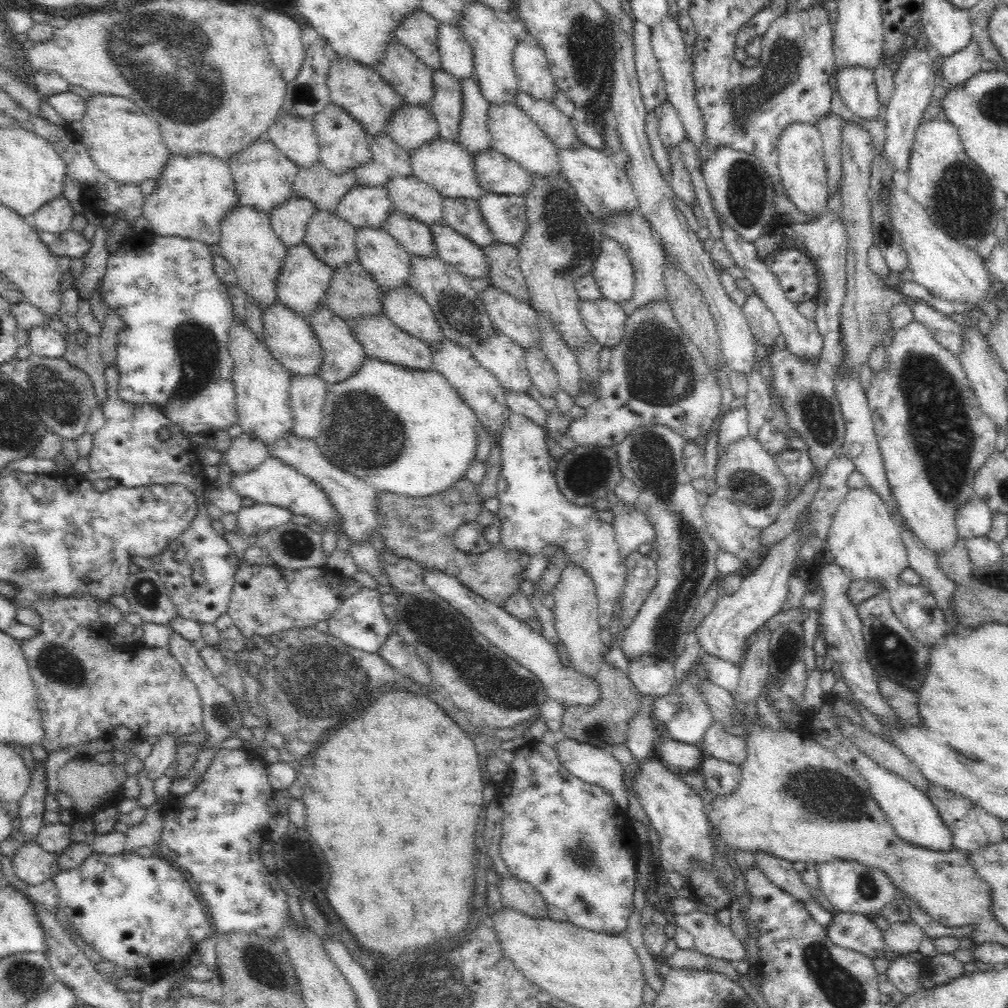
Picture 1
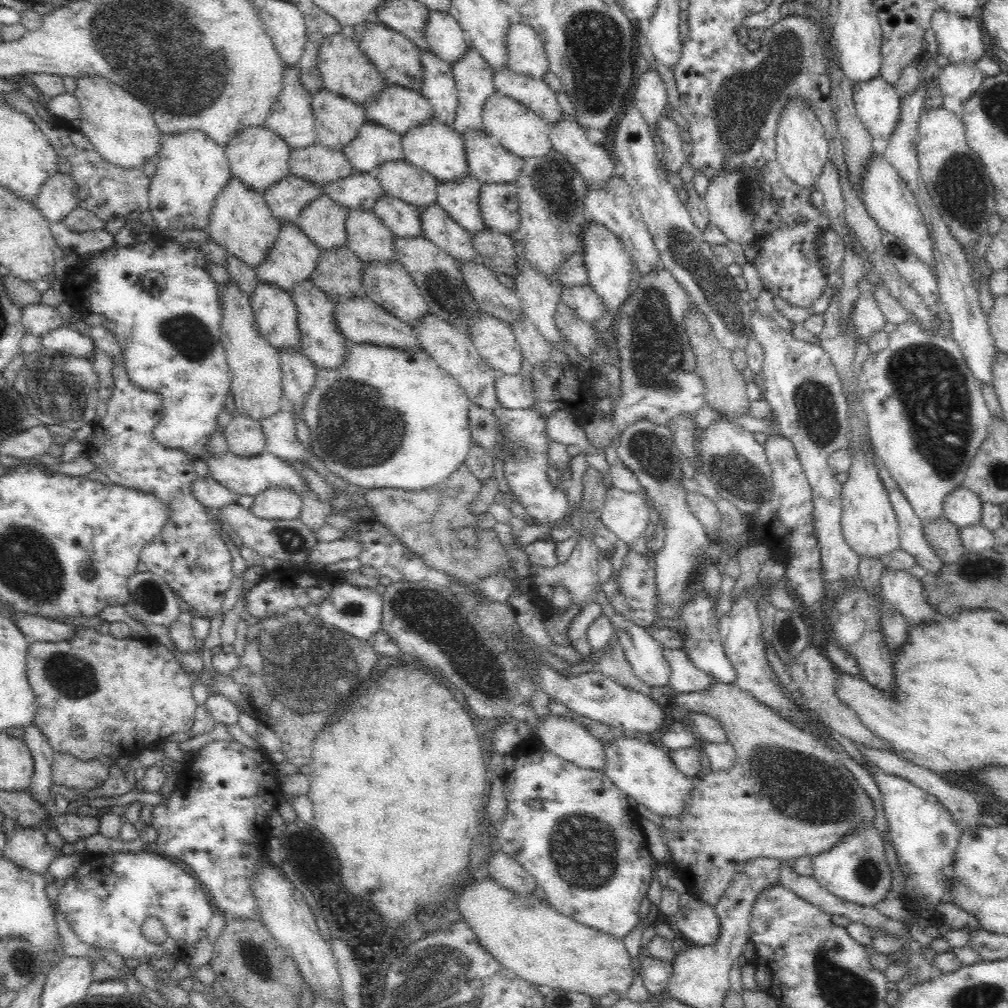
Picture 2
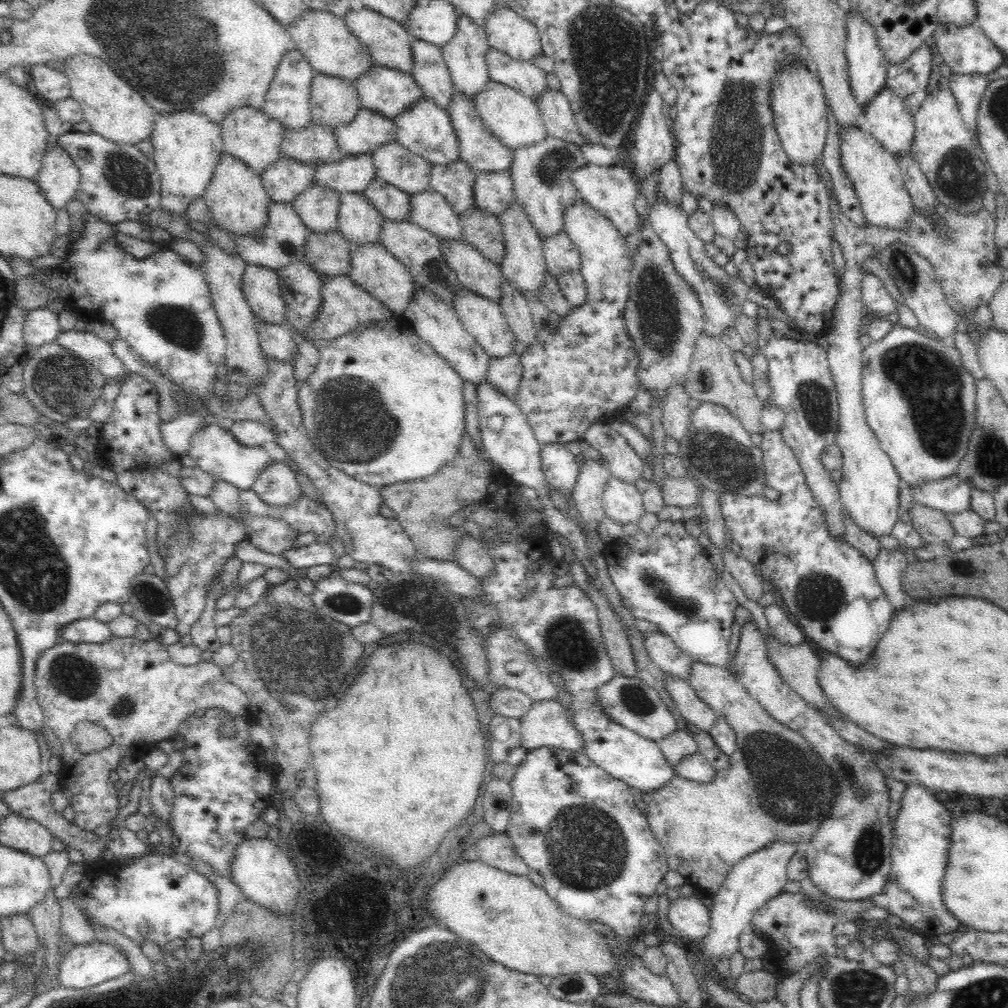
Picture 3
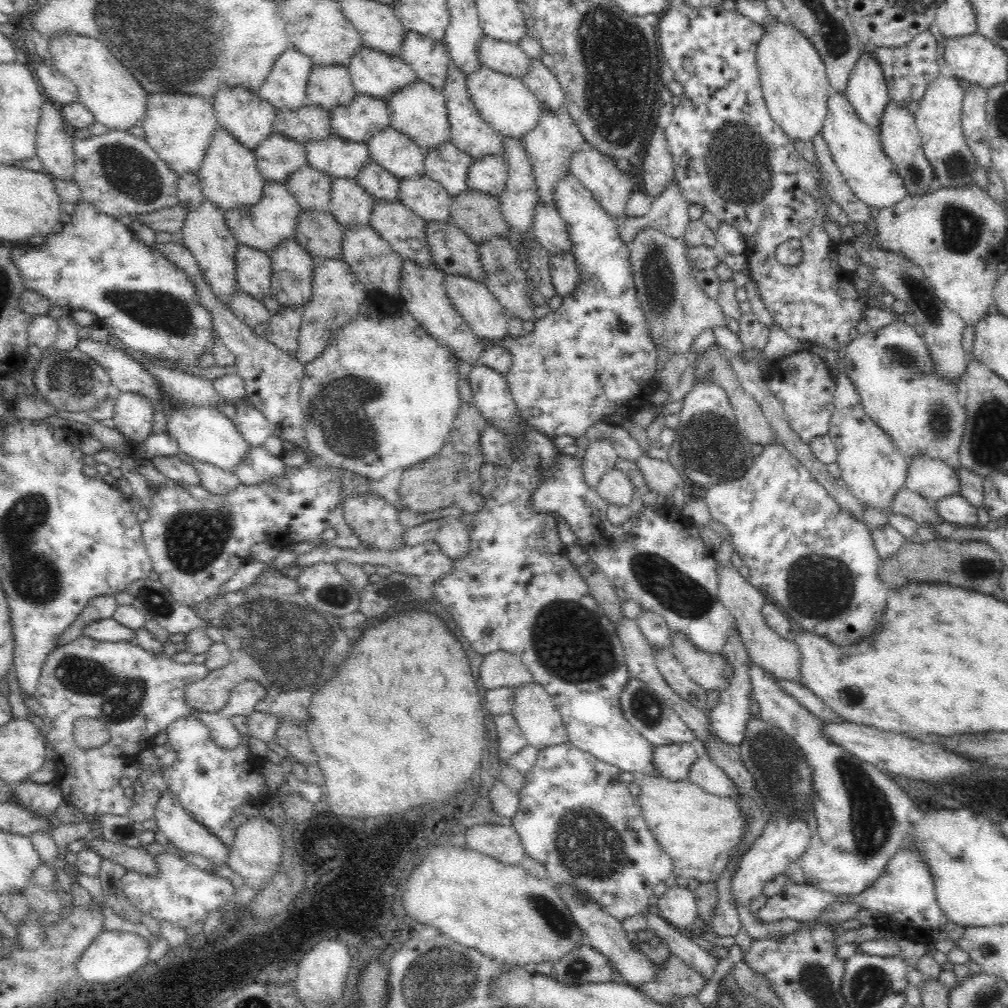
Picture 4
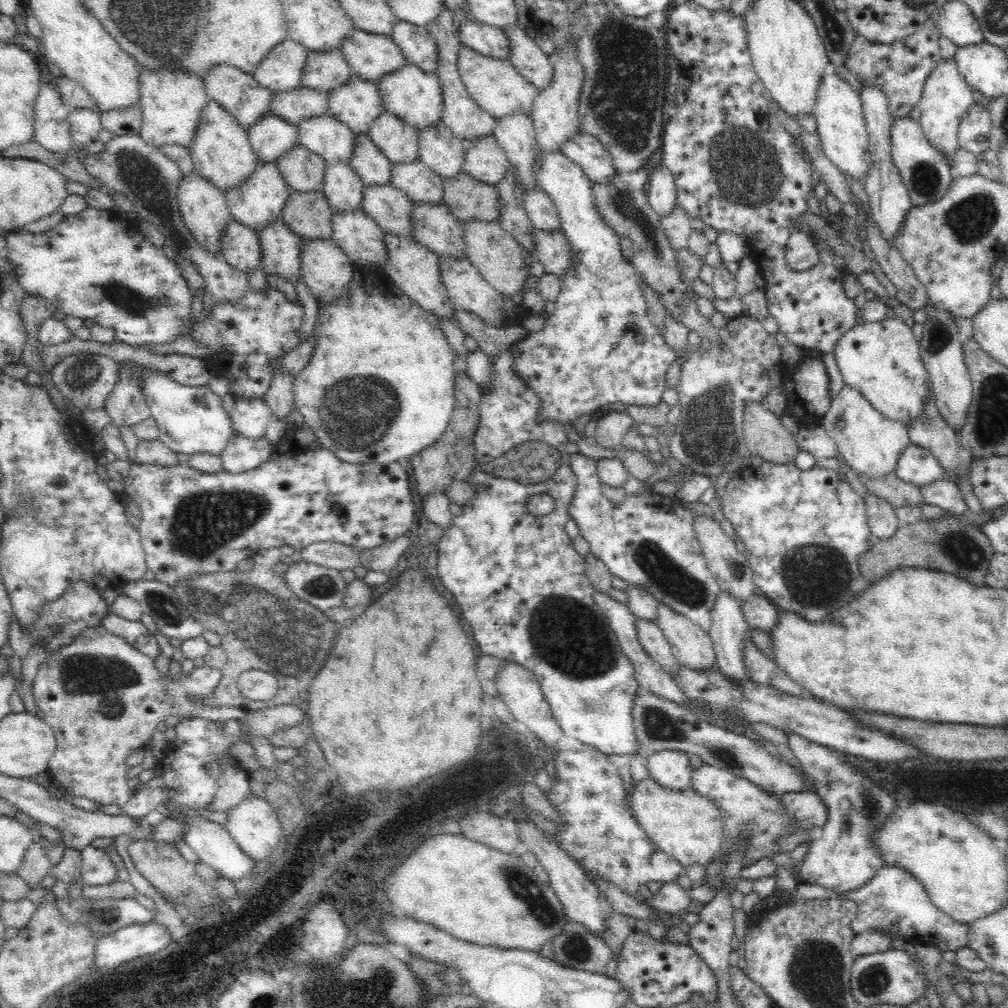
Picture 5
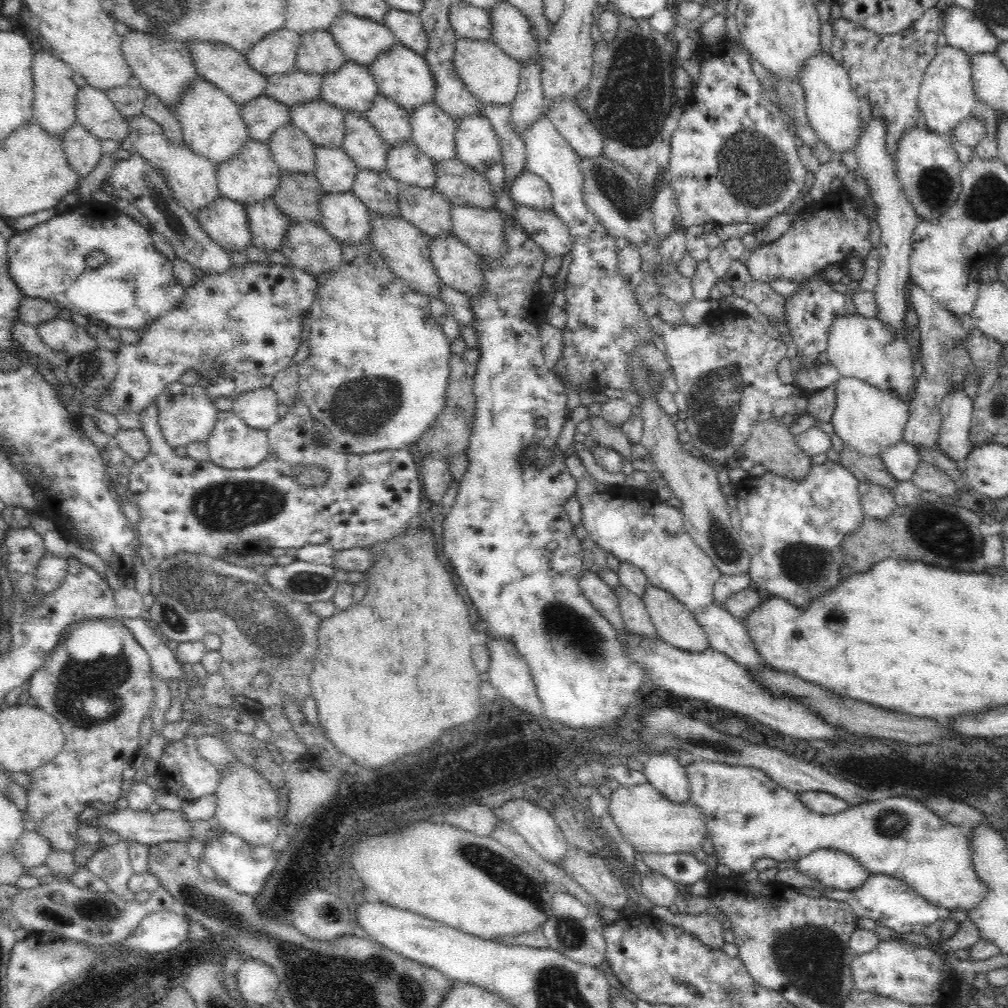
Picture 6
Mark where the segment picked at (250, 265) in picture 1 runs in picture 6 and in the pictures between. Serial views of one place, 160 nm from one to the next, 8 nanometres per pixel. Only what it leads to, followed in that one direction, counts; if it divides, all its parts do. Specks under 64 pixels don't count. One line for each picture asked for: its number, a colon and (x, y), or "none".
2: (241, 222)
3: (236, 198)
4: (229, 177)
5: (221, 152)
6: (213, 127)

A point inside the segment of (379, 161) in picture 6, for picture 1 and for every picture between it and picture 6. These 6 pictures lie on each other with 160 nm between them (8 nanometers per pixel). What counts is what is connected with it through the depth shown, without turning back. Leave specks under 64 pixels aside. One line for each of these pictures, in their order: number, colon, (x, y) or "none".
1: (415, 237)
2: (404, 221)
3: (393, 204)
4: (383, 186)
5: (373, 168)

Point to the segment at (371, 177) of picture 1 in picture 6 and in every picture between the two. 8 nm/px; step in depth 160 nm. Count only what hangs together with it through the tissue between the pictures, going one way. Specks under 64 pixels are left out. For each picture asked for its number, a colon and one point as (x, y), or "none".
2: (375, 145)
3: (368, 130)
4: (358, 122)
5: (358, 104)
6: (352, 89)

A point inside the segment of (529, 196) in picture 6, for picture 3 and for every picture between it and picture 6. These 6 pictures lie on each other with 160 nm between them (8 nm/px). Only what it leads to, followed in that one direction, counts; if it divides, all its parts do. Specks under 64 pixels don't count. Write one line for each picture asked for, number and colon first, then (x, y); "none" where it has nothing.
3: (561, 255)
4: (549, 230)
5: (542, 212)

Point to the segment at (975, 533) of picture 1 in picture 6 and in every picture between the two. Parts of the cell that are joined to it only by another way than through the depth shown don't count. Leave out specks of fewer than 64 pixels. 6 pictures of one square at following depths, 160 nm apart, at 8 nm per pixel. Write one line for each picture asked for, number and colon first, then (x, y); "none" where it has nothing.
2: (963, 508)
3: (952, 495)
4: (933, 479)
5: (916, 465)
6: (901, 460)

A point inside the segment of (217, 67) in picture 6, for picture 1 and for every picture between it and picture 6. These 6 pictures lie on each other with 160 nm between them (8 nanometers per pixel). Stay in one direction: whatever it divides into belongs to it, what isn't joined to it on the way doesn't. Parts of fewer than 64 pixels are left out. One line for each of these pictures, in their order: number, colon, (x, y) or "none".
1: (263, 177)
2: (257, 156)
3: (250, 136)
4: (250, 120)
5: (239, 94)

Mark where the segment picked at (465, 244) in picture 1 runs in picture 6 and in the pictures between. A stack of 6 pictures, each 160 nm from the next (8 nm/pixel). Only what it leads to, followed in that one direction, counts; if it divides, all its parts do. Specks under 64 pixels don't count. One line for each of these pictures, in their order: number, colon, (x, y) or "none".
2: (438, 227)
3: (429, 210)
4: (425, 197)
5: (421, 185)
6: (406, 163)

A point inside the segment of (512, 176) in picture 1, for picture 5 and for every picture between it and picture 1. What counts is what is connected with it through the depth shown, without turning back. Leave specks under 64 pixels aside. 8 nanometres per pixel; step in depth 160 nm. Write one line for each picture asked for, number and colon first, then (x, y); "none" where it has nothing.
2: (488, 161)
3: (478, 147)
4: (469, 132)
5: (461, 114)

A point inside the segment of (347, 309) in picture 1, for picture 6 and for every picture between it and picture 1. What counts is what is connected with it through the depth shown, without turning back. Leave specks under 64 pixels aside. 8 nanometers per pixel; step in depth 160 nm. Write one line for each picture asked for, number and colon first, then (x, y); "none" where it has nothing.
2: (339, 273)
3: (329, 253)
4: (319, 233)
5: (309, 215)
6: (298, 195)

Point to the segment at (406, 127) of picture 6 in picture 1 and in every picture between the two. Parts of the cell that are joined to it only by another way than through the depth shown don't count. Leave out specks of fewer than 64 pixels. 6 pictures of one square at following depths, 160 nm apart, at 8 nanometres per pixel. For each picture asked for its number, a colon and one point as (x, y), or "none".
1: (414, 198)
2: (402, 180)
3: (410, 173)
4: (394, 152)
5: (397, 140)

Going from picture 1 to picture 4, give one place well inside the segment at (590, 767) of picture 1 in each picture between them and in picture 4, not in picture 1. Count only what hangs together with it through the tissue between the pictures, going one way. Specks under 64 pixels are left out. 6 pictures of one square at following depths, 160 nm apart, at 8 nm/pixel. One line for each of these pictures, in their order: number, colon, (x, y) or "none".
2: (571, 741)
3: (547, 724)
4: (538, 718)

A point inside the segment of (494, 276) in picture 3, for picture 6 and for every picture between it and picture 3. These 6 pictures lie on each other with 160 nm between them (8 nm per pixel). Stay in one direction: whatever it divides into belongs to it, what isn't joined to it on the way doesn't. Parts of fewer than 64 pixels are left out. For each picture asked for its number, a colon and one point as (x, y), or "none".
4: (452, 250)
5: (434, 227)
6: (426, 208)

